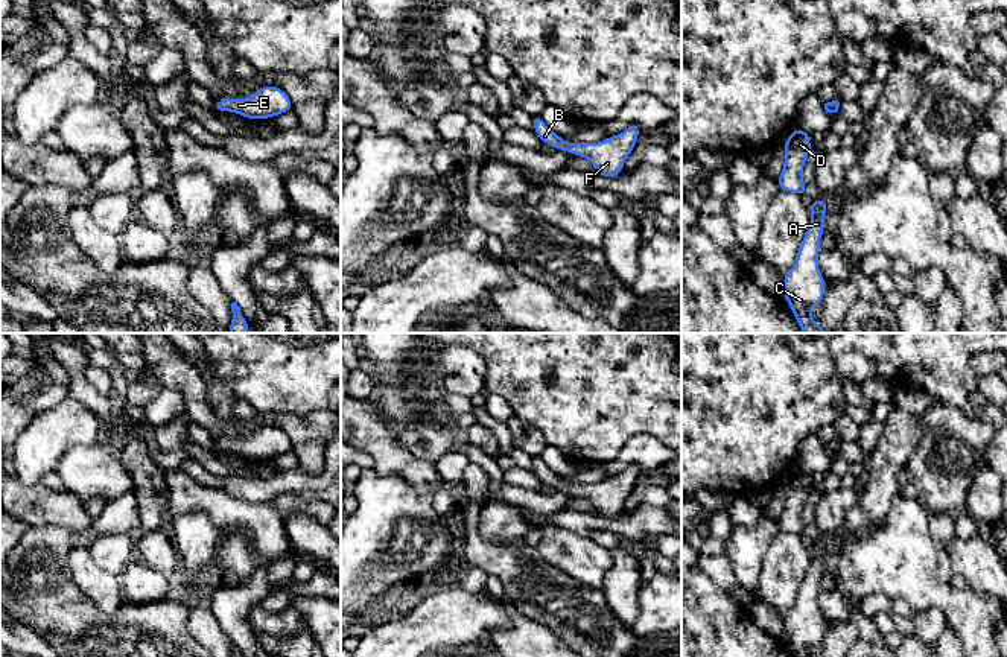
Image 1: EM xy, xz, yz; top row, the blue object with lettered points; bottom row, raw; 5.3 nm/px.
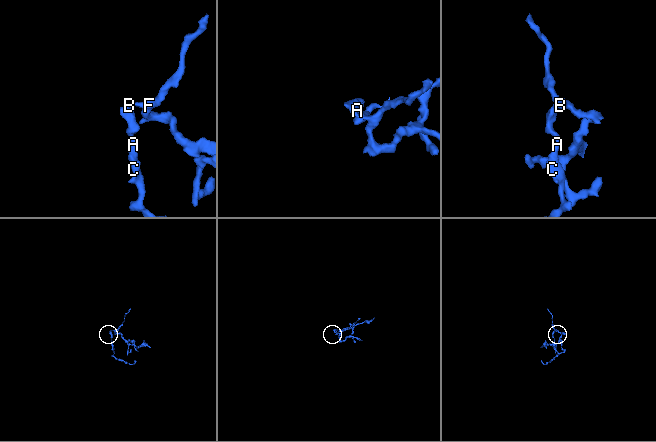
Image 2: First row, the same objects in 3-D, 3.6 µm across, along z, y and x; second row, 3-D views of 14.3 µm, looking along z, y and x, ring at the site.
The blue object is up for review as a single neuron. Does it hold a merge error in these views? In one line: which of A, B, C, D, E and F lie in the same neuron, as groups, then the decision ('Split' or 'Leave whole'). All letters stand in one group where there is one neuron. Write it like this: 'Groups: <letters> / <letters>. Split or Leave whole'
Groups: A B C D E F. Leave whole

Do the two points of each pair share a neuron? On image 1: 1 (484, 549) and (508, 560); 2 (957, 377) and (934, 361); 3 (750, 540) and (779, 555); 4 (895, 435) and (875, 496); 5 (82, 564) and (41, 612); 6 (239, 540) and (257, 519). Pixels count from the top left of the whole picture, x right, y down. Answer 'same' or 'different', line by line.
1: same
2: same
3: different
4: same
5: different
6: different

